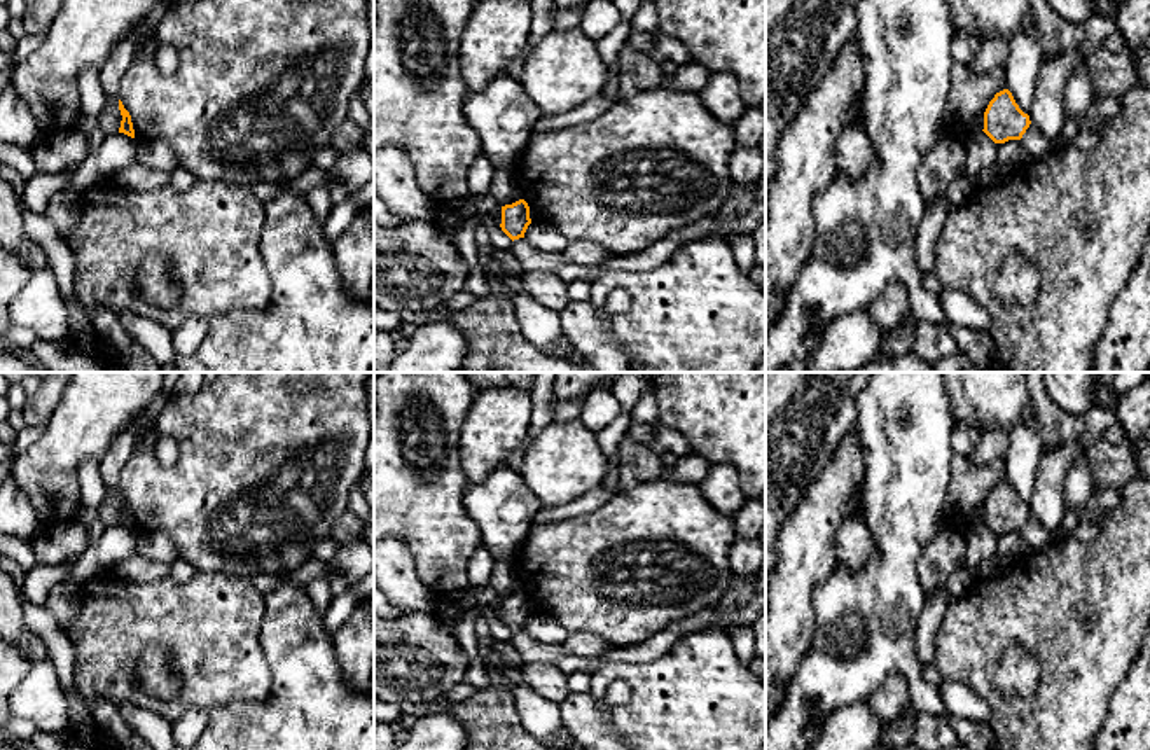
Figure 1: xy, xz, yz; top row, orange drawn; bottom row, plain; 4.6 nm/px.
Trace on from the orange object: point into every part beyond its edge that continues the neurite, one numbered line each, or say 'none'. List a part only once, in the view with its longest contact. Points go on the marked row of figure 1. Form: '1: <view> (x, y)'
none

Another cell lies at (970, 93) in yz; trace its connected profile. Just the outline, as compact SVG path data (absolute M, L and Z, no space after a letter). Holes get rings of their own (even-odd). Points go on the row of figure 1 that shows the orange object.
M954 65L954 84L949 91L942 124L947 135L966 135L979 112L986 112L996 93L1007 89L1003 66L975 73L968 65Z

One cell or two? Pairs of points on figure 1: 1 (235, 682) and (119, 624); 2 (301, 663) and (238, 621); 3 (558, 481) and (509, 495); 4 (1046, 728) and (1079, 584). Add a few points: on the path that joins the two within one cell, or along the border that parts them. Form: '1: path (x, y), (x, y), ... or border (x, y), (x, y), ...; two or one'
1: path (207, 654), (177, 624), (147, 624); one
2: border (263, 597), (259, 647), (271, 672); two
3: border (519, 474), (544, 507); two
4: path (1070, 693), (1073, 619); one

